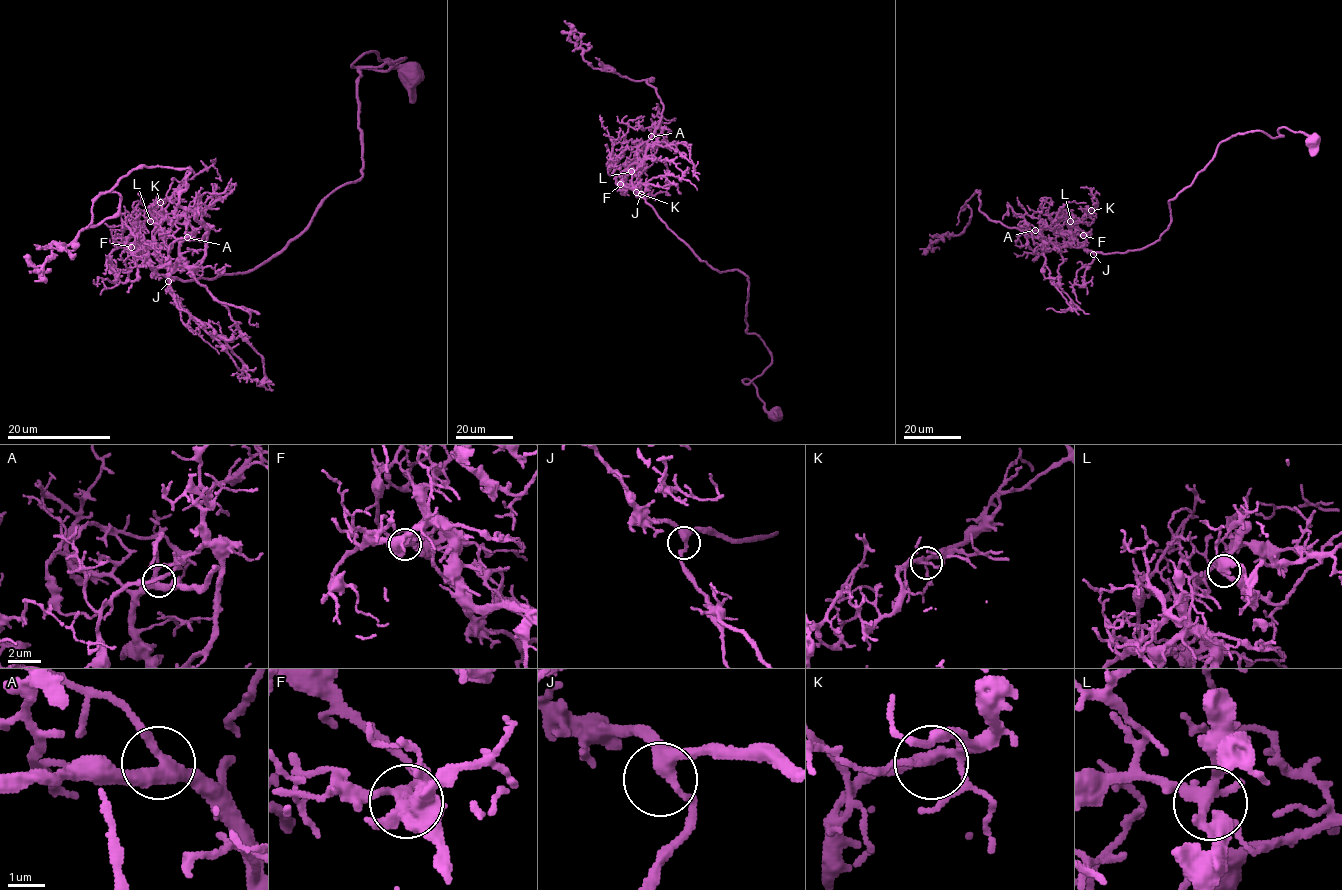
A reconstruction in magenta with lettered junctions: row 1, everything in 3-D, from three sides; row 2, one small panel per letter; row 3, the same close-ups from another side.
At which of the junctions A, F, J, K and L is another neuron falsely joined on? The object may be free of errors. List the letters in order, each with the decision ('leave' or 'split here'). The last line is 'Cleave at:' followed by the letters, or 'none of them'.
A: leave
F: leave
J: leave
K: leave
L: leave
Cleave at: none of them

